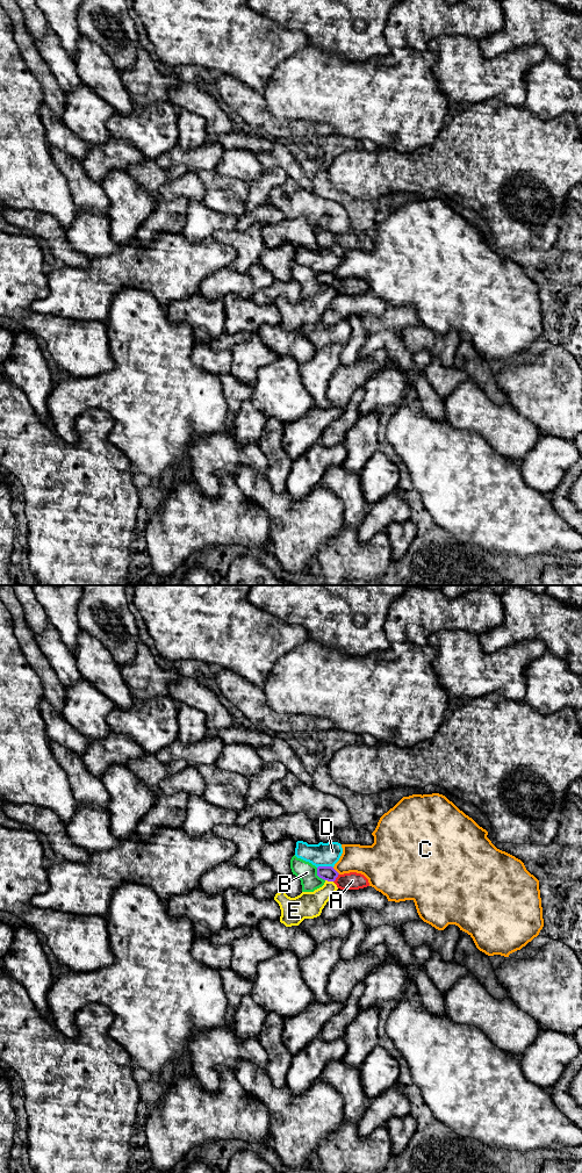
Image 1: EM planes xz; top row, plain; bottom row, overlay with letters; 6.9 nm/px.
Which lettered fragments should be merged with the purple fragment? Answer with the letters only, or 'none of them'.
A

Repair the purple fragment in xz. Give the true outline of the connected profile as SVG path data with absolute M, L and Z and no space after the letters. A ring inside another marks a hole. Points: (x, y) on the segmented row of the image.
M318 866L317 876L333 881L340 890L359 890L369 886L368 879L364 875L357 872L339 875L332 866Z

